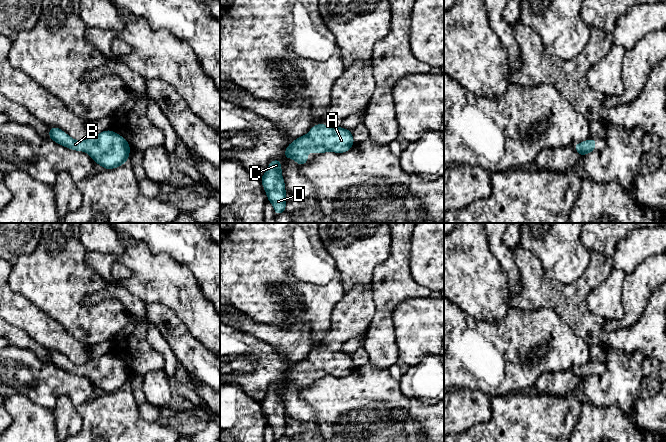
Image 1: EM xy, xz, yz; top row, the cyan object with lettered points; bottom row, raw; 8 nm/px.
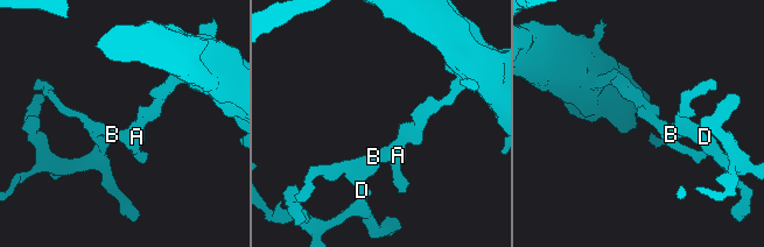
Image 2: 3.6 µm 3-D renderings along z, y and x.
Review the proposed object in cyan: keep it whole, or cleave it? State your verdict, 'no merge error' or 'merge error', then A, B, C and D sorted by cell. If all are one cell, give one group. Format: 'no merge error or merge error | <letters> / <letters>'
no merge error | A B C D

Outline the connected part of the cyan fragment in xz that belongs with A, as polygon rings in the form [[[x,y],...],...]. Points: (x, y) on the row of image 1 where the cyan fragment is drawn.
[[[320,123],[314,125],[307,135],[295,139],[288,145],[284,158],[293,158],[298,165],[302,166],[308,162],[309,150],[316,155],[327,151],[343,153],[350,150],[354,143],[352,131]]]

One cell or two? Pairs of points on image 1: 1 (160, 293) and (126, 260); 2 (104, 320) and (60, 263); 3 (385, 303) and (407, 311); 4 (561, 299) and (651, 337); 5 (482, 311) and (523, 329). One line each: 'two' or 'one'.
1: one
2: one
3: two
4: one
5: two

